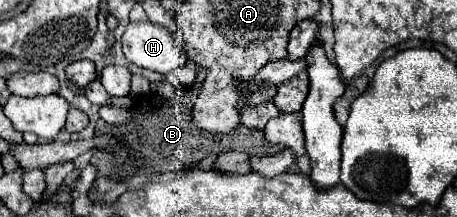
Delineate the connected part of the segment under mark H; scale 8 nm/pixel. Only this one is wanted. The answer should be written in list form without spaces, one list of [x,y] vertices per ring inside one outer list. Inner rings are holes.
[[[148,21],[128,23],[120,41],[130,63],[156,71],[164,77],[188,61],[182,41],[176,39],[166,27]]]

